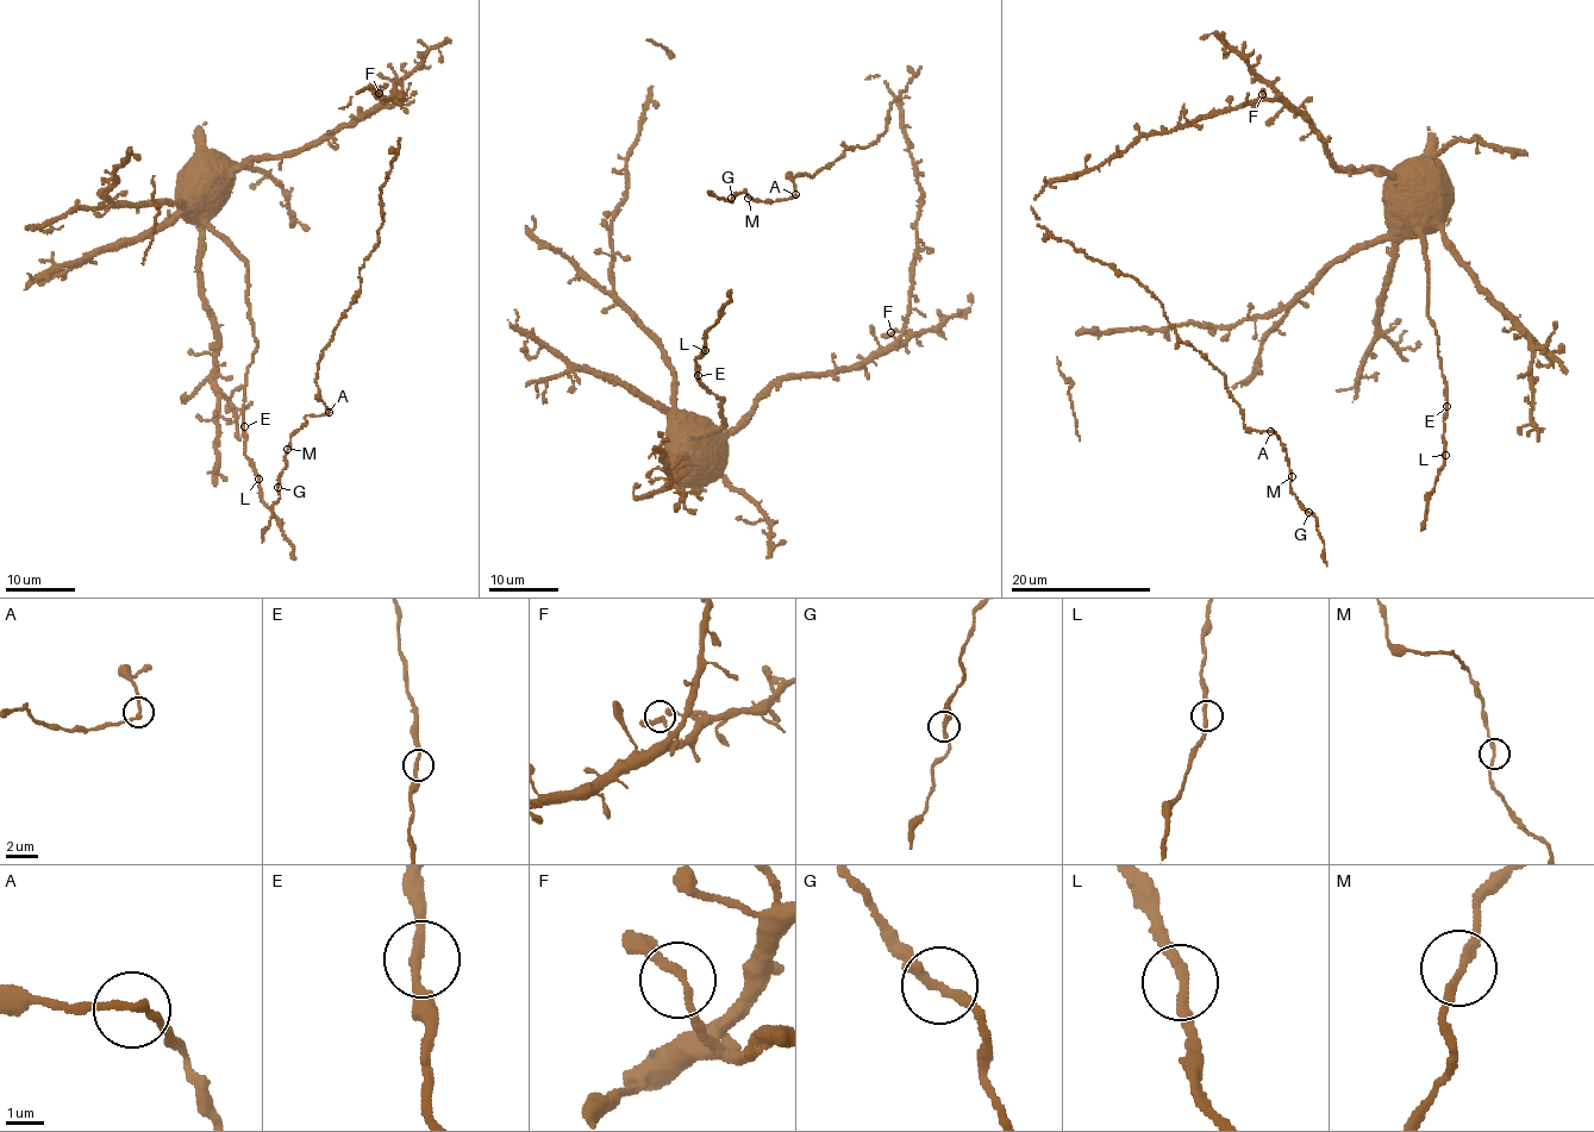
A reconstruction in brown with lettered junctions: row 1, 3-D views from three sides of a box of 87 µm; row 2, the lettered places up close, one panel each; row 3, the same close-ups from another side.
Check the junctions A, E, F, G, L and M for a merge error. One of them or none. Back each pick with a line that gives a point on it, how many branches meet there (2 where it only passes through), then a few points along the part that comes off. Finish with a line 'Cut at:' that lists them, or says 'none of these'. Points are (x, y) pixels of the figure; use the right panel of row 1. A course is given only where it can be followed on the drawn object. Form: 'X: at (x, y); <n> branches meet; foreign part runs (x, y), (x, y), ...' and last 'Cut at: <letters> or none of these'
Cut at: none of these

